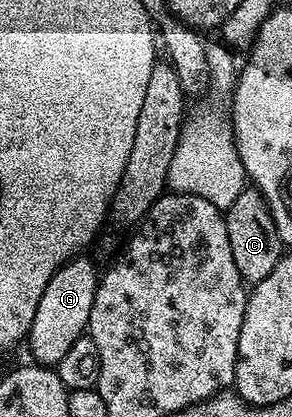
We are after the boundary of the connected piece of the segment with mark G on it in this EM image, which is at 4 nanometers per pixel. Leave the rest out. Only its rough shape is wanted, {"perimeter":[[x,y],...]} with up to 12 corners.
{"perimeter":[[86,255],[48,279],[28,334],[57,367],[90,328],[100,269]]}

